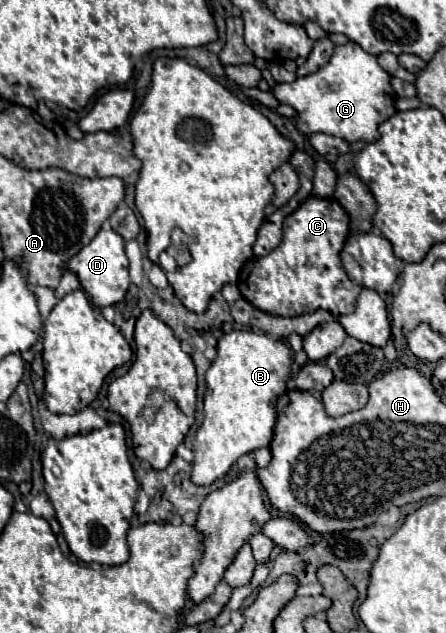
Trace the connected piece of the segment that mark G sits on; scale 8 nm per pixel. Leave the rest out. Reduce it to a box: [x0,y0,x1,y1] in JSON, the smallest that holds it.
[272,42,396,144]

